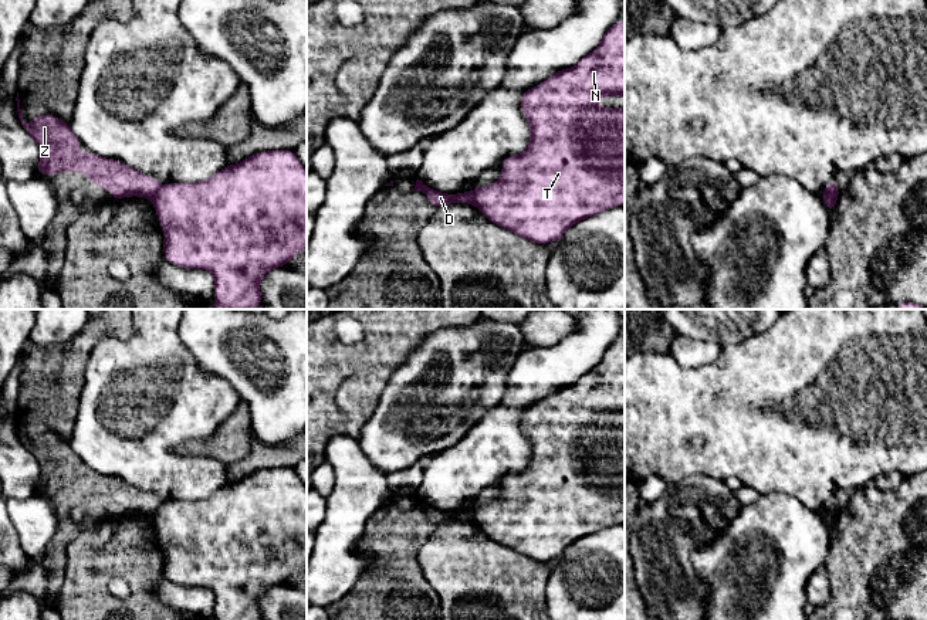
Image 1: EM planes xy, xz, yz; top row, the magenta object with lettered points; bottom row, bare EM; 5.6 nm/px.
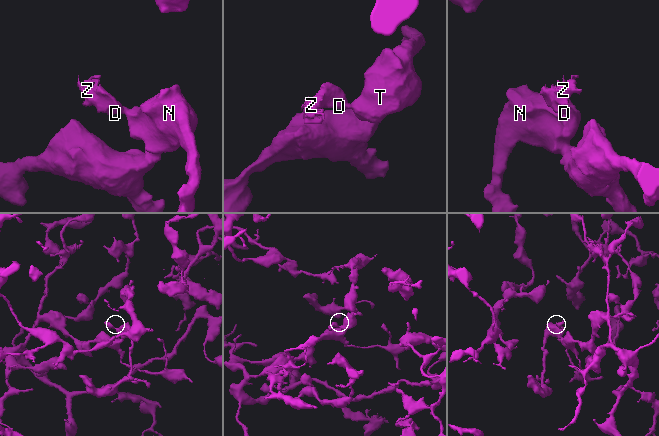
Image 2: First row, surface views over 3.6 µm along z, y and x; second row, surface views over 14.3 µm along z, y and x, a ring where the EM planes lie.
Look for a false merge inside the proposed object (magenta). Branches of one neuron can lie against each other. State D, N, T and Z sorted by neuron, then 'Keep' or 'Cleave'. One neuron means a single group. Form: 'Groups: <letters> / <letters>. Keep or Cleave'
Groups: D Z / N T. Cleave

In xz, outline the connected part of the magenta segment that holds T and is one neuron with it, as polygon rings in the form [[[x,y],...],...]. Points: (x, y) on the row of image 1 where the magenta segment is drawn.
[[[625,20],[616,21],[605,33],[600,44],[586,57],[583,57],[575,67],[561,70],[551,75],[542,84],[525,91],[521,98],[521,111],[530,123],[530,145],[518,156],[510,156],[503,160],[503,170],[500,180],[487,187],[474,187],[473,197],[474,206],[494,224],[501,226],[514,234],[527,238],[537,244],[547,244],[558,241],[562,234],[576,224],[595,214],[603,213],[608,209],[625,204],[625,108],[598,108],[595,104],[600,98],[625,96]]]

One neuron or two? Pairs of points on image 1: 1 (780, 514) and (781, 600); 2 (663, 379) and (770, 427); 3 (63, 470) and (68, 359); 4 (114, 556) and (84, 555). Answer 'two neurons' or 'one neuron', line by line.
1: one neuron
2: one neuron
3: one neuron
4: one neuron

